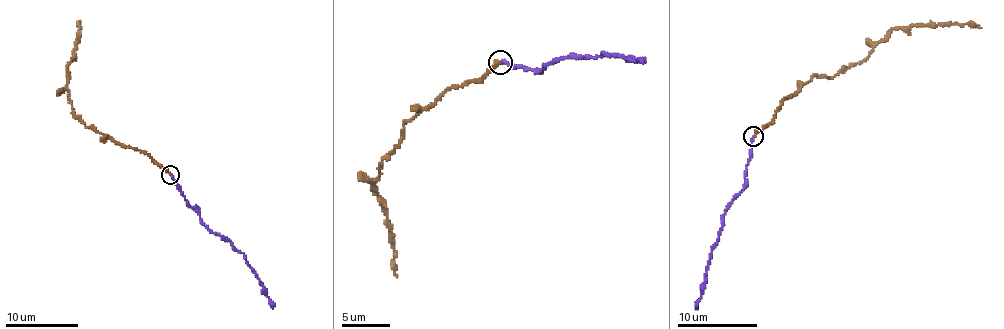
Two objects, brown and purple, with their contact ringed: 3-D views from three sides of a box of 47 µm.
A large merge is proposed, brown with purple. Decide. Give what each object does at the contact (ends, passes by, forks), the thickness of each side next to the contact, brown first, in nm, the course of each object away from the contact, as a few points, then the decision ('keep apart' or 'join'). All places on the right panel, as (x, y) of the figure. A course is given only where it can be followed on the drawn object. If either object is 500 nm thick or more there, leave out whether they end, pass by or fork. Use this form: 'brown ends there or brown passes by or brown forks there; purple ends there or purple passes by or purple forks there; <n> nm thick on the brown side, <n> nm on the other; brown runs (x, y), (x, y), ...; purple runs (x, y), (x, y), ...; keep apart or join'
brown ends there; purple ends there; 240 nm thick on the brown side, 150 nm on the other; brown runs (753, 136), (770, 122), (782, 100), (813, 77), (832, 77), (861, 63), (893, 29), (975, 23), (981, 27); purple runs (753, 136), (745, 185), (728, 206), (695, 309); join

